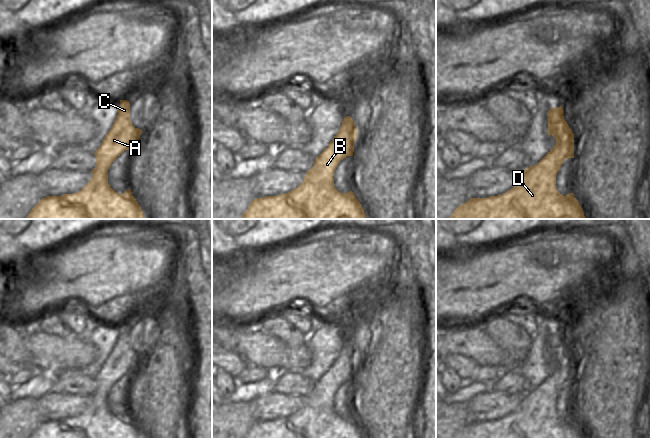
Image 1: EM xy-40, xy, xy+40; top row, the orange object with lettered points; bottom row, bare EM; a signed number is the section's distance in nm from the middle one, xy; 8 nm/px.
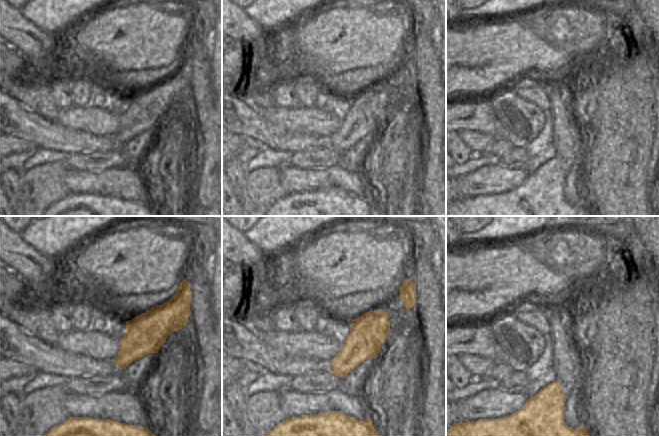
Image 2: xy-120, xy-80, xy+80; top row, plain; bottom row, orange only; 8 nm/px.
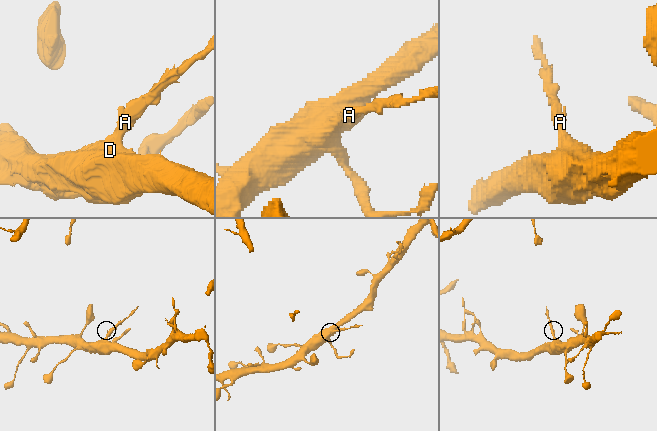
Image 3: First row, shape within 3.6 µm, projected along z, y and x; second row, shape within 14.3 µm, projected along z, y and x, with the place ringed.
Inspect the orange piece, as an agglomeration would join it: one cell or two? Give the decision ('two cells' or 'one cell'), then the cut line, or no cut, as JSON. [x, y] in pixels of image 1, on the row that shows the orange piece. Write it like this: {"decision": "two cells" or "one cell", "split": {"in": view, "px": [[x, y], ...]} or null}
{"decision": "two cells", "split": {"in": "xy+40", "px": [[537, 164], [545, 172], [542, 178], [547, 179], [553, 186]]}}

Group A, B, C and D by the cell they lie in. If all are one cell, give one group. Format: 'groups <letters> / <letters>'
groups A B C / D

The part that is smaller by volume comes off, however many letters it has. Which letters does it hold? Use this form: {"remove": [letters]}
{"remove": ["A", "B", "C"]}

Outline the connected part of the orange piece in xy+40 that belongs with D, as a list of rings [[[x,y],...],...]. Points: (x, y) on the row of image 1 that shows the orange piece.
[[[538,164],[529,166],[522,172],[518,183],[507,192],[487,198],[470,198],[458,206],[449,219],[586,219],[574,194],[563,196],[556,189],[556,185],[553,186],[549,180],[542,179],[545,173],[543,168],[538,167]]]

